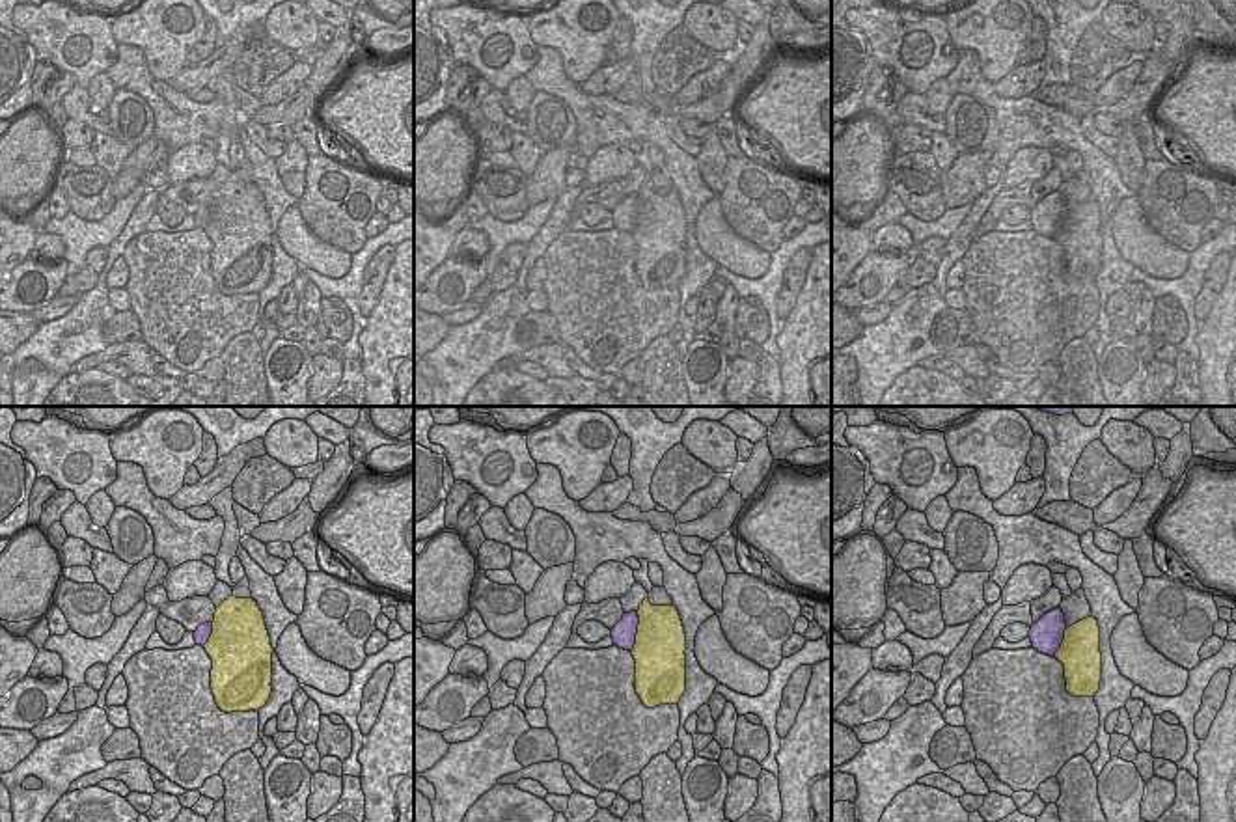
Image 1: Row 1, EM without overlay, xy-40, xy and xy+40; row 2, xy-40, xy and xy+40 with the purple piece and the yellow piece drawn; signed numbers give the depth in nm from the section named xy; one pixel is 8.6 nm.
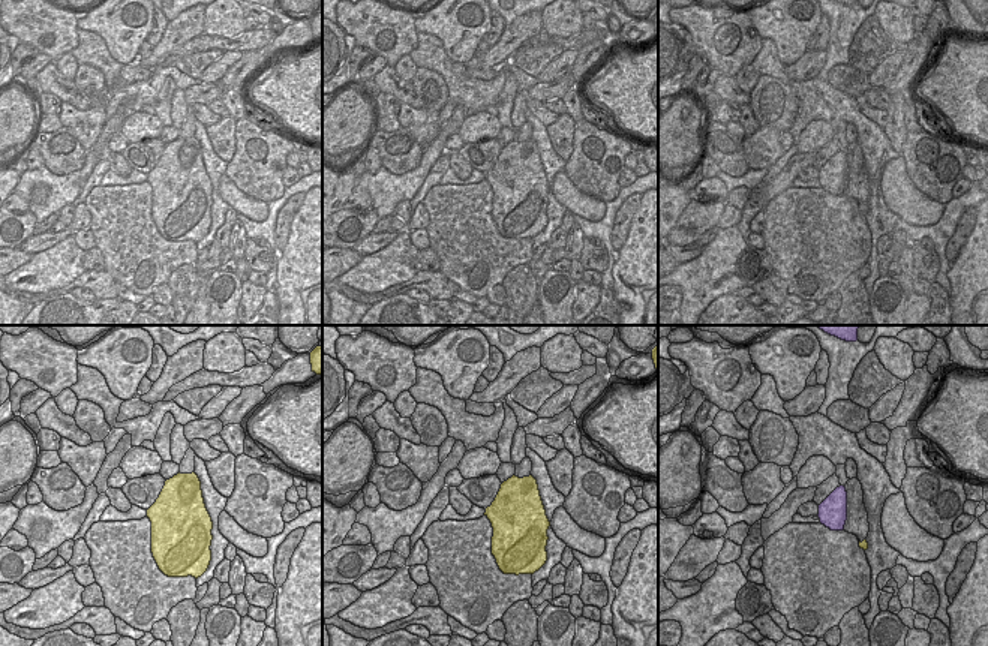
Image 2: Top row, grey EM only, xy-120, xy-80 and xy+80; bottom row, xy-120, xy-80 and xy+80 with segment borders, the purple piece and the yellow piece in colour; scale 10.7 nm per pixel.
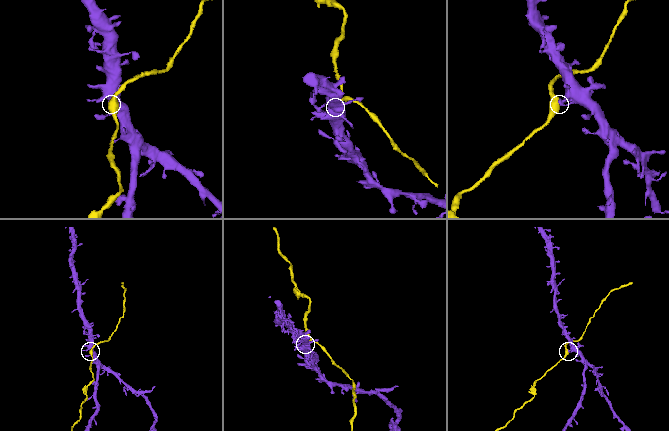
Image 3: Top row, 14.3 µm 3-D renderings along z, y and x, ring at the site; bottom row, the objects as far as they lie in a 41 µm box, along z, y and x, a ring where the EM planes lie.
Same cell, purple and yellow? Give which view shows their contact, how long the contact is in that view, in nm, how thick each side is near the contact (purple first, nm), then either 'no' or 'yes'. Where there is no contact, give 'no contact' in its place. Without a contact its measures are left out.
meets purple in xy; contact 340 nm long; 220 nm thick on the purple side, 440 nm on the other; no

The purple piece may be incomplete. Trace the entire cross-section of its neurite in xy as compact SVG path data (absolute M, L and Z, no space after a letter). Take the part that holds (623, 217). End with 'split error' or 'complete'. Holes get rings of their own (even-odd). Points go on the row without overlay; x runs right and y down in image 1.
M636 194L625 196L623 201L611 211L613 227L632 233L636 227L639 199Z | complete

